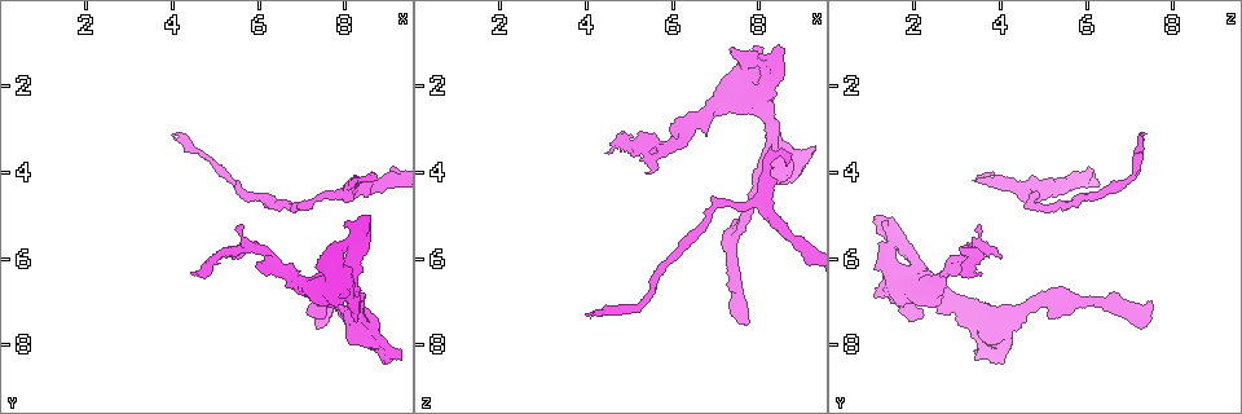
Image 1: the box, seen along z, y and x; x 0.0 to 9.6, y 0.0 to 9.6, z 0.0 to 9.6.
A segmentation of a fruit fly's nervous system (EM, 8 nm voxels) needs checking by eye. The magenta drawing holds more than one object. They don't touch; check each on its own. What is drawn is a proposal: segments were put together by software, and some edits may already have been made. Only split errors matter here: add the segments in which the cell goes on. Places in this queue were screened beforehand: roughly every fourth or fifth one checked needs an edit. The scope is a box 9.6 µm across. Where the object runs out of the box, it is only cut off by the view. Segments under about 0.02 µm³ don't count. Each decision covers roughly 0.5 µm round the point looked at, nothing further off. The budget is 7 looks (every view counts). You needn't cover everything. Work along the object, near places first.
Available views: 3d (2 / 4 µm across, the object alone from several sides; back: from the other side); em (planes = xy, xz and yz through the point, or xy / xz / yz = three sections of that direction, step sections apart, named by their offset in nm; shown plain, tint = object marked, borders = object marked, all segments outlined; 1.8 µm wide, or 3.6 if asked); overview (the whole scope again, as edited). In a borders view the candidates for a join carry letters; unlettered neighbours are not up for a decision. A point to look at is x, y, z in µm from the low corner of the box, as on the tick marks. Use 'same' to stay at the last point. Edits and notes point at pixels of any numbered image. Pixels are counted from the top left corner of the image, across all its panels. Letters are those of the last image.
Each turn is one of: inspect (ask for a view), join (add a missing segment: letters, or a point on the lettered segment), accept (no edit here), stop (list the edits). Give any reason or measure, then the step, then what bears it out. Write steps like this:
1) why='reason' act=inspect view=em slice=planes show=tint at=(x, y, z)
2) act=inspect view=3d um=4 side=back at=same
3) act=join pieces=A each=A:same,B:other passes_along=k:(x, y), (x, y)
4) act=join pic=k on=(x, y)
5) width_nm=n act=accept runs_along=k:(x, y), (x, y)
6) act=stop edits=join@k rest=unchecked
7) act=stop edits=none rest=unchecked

act=inspect view=3d um=4 side=back at=(4.00, 3.20, 7.30)

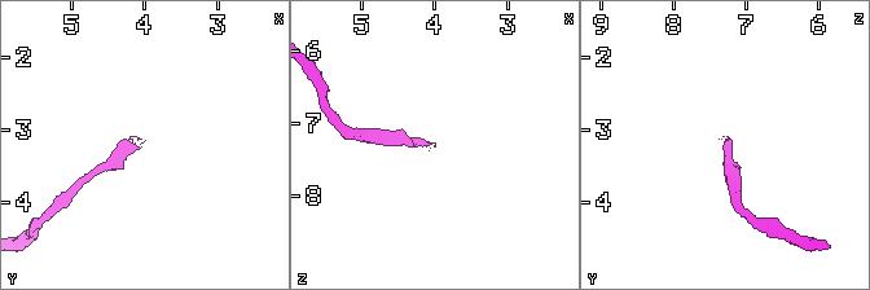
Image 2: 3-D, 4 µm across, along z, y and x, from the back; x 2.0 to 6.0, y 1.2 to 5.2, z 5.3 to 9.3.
why='need the tissue' act=inspect view=em slice=planes show=borders at=(4.05, 3.15, 7.35)

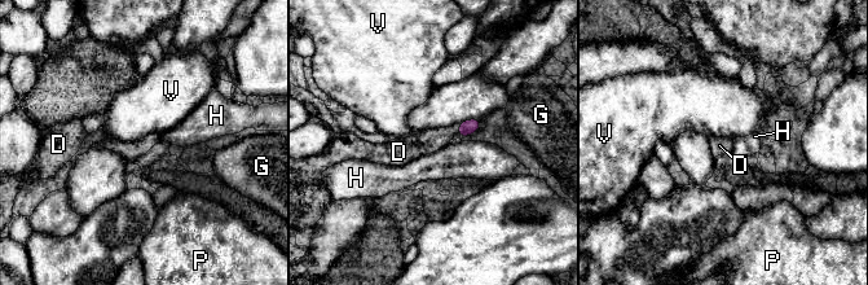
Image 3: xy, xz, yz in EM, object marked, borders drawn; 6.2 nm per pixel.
act=join pieces=D each=D:same,G:other,H:other,P:other,V:other found='it goes on there'

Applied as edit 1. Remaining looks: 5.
why='branch stops here' act=inspect view=3d um=2 at=(8.65, 4.00, 3.80)

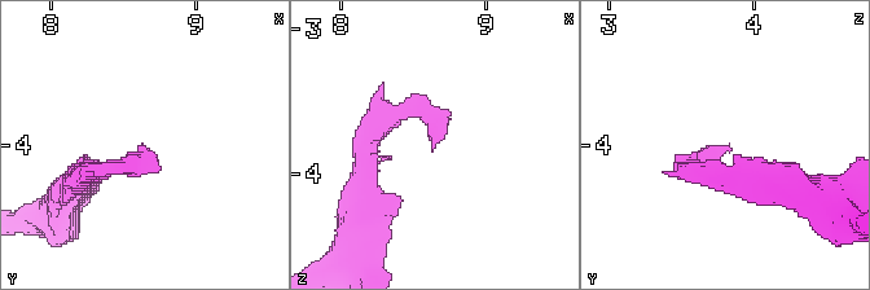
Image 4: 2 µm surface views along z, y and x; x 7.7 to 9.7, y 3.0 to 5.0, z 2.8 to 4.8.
act=inspect view=em slice=xz step=16 show=tint at=(8.64, 4.00, 3.82)

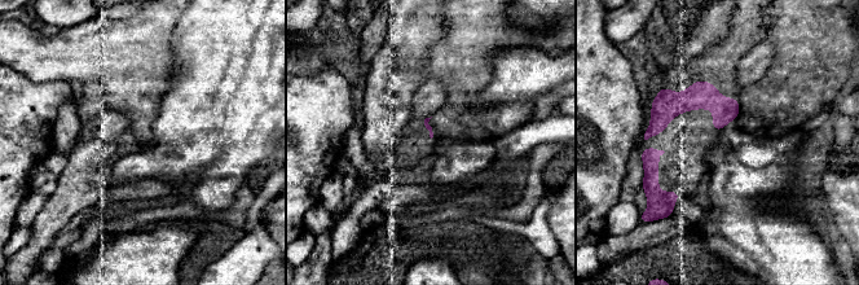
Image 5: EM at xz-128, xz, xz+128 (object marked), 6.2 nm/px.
why='another direction' act=inspect view=em slice=planes show=borders at=same

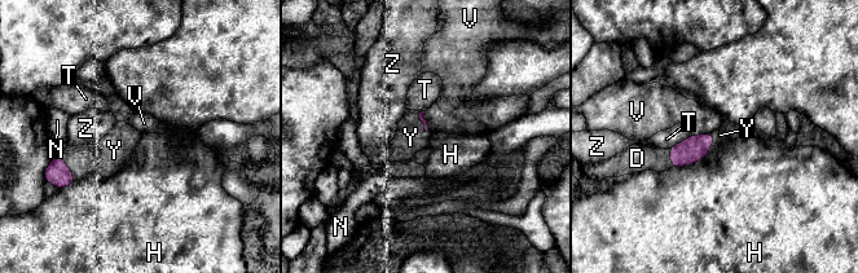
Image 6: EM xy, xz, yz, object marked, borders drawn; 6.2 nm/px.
act=join pieces=D,Y each=D:same,H:other,N:other,T:other,V:other,Y:same,Z:other found='it goes on there'

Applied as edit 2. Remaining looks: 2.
act=stop edits=join@3,join@6 rest=unchecked

